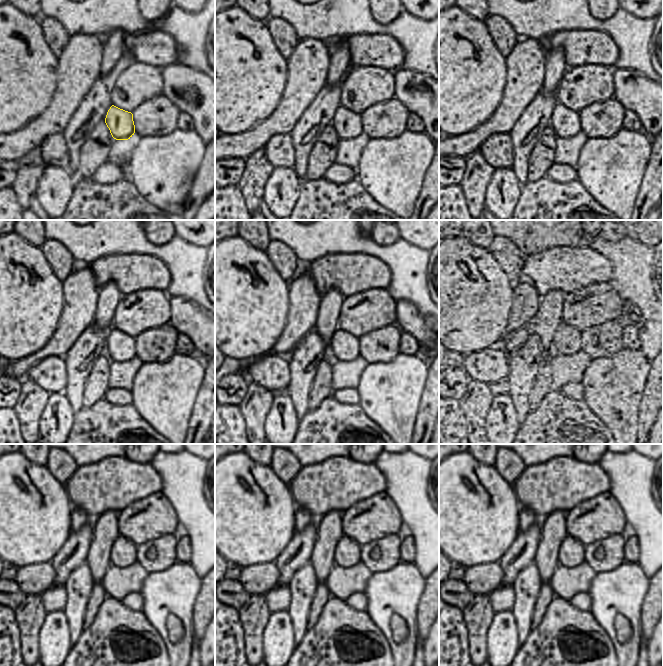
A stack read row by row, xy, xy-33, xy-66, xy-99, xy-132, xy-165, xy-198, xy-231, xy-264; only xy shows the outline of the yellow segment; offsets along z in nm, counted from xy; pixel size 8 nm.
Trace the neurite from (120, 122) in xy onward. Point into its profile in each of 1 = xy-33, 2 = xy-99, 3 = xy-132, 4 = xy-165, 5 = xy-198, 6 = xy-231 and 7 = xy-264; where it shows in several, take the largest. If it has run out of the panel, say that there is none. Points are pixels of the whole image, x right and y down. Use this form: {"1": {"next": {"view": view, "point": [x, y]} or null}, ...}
{"1": {"next": {"view": "xy-33", "point": [348, 125]}}, "2": {"next": {"view": "xy-99", "point": [122, 348]}}, "3": {"next": {"view": "xy-132", "point": [345, 347]}}, "4": {"next": {"view": "xy-165", "point": [574, 345]}}, "5": {"next": {"view": "xy-198", "point": [124, 556]}}, "6": {"next": {"view": "xy-231", "point": [348, 556]}}, "7": {"next": {"view": "xy-264", "point": [572, 556]}}}

